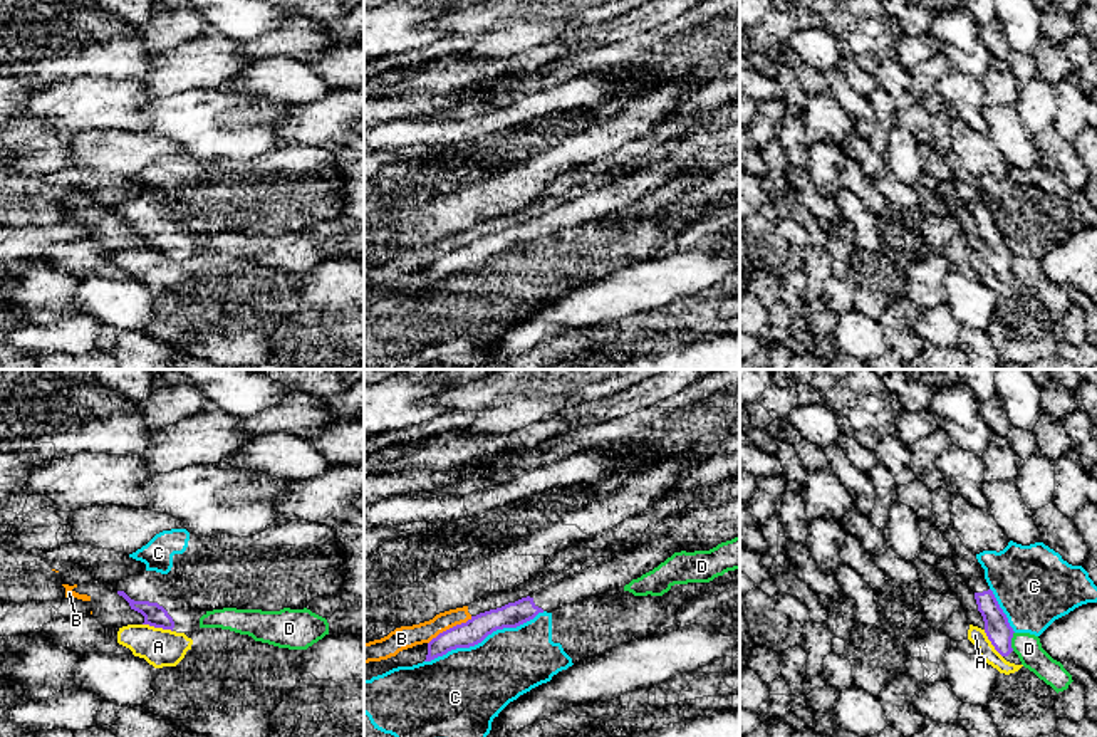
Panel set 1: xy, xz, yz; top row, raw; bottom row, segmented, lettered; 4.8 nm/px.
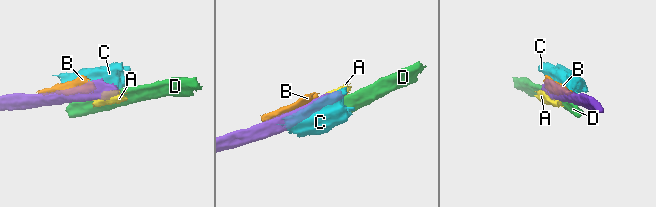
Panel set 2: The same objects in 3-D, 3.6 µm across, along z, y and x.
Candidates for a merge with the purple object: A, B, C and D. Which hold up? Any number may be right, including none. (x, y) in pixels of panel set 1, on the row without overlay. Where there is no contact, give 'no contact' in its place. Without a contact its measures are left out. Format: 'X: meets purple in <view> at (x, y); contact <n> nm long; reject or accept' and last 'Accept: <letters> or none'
A: meets purple in xy at (158, 250); contact 150 nm long; reject
B: meets purple in xz at (450, 252); contact 260 nm long; reject
C: meets purple in xz at (483, 262); contact 600 nm long; reject
D: meets purple in yz at (1010, 266); contact 100 nm long; reject
Accept: none

